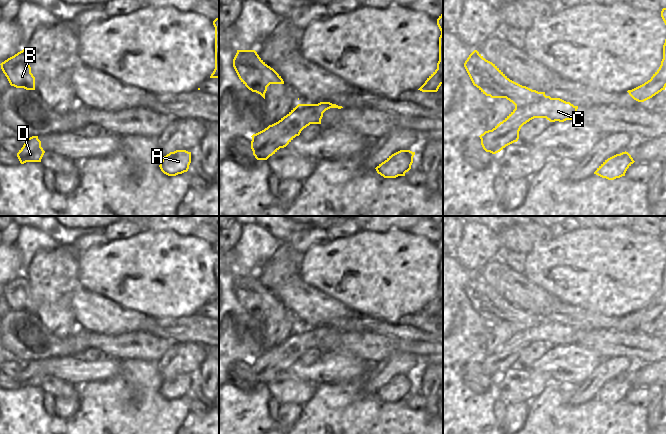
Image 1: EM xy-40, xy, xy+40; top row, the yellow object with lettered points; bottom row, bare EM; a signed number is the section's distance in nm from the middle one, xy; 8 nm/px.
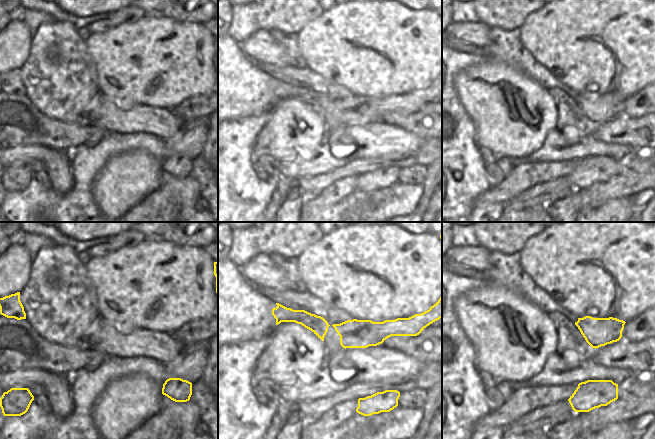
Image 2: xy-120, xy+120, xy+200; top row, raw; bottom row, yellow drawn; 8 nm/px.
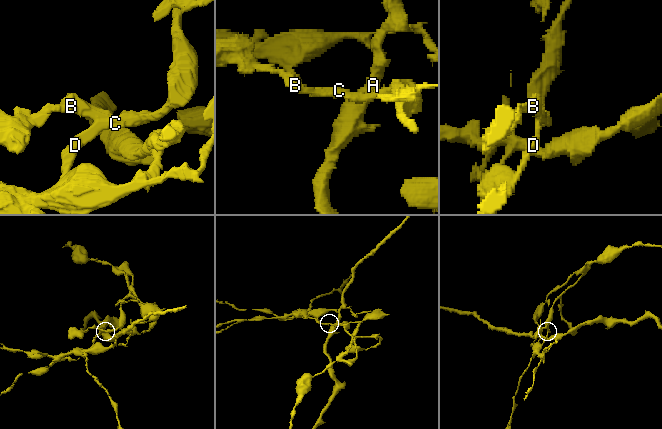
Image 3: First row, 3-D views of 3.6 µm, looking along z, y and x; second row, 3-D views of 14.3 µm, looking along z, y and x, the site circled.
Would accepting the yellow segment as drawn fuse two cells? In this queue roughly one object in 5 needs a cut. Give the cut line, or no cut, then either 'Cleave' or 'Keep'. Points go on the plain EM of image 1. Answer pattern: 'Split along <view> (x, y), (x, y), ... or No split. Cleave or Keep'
Split along xy+40 (551, 322), (545, 325), (515, 330). Cleave

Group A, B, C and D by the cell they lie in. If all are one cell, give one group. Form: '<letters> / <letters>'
A C D / B

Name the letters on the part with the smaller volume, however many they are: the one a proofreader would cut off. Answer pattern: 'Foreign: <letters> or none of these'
Foreign: B

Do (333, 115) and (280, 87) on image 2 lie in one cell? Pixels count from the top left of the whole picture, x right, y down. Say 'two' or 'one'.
one

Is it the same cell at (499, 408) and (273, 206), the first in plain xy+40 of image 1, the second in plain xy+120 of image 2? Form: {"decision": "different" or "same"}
{"decision": "same"}

